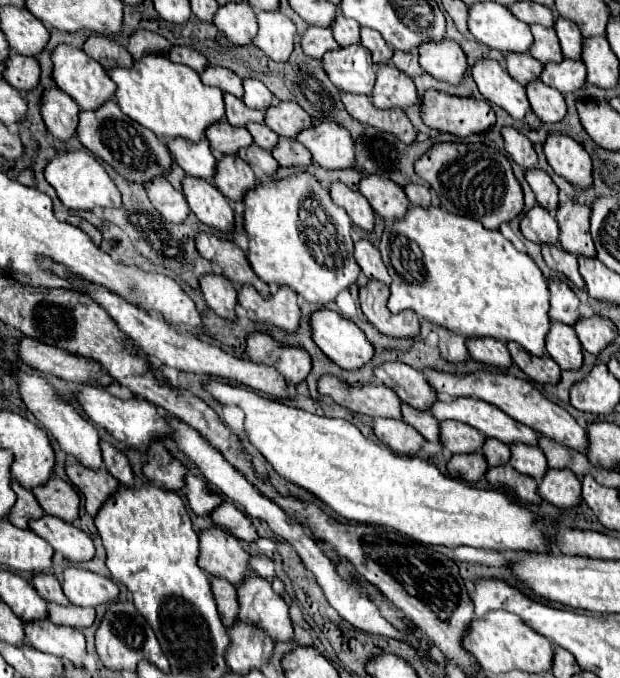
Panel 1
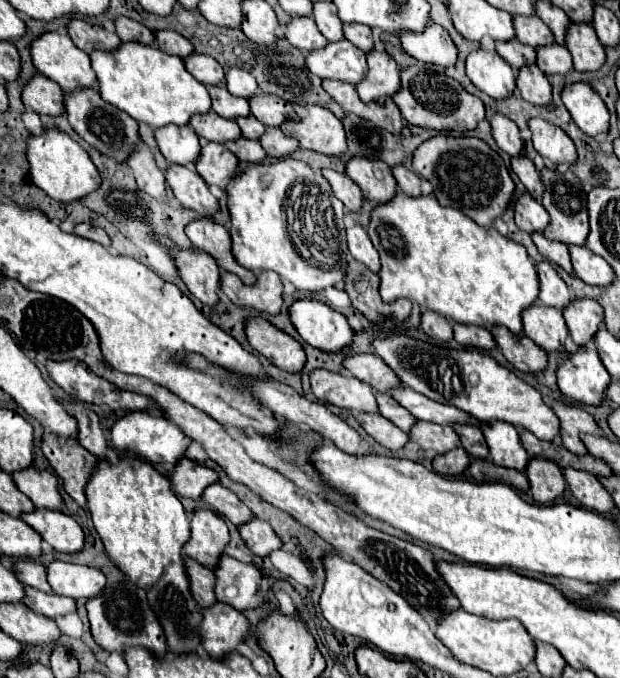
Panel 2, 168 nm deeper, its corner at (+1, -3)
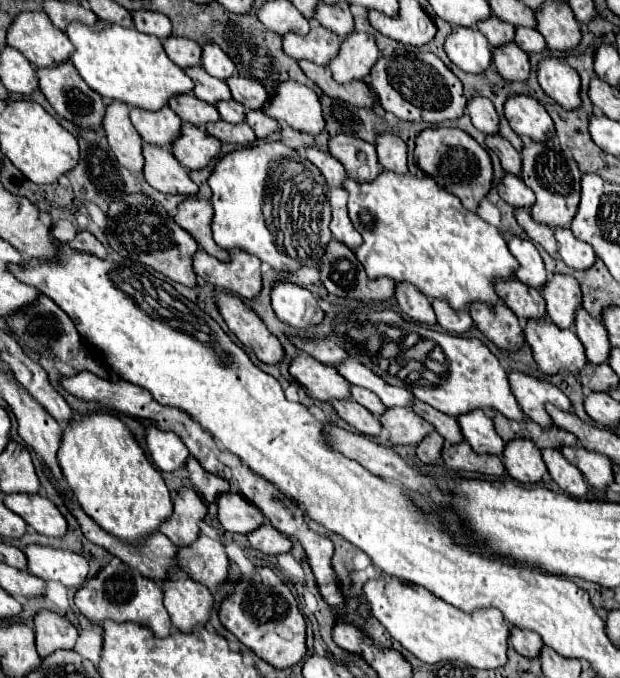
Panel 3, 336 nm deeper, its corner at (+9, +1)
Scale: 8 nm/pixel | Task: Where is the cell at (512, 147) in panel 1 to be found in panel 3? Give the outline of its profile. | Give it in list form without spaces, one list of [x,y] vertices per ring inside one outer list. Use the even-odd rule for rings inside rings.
[[[472,97],[468,101],[468,115],[472,117],[472,125],[486,135],[498,133],[498,115],[490,99]]]

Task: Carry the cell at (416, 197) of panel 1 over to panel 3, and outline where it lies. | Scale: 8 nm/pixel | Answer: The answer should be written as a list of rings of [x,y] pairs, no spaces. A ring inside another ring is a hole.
[[[392,133],[380,135],[380,139],[376,139],[376,151],[378,151],[378,161],[384,169],[400,175],[408,173],[408,167],[406,167],[408,147],[398,135],[392,135]]]

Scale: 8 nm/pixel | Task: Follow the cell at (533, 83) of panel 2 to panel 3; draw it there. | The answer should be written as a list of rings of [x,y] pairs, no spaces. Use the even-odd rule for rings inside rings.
[[[506,43],[492,49],[492,65],[506,81],[526,81],[530,73],[530,61],[516,43]]]

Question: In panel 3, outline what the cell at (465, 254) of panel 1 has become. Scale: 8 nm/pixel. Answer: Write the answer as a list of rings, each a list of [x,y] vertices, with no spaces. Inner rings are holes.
[[[382,171],[380,177],[372,183],[360,183],[352,177],[346,177],[342,187],[348,191],[348,213],[362,235],[362,245],[354,249],[356,257],[364,265],[368,277],[392,277],[396,283],[408,281],[416,285],[426,297],[442,299],[450,303],[452,309],[462,309],[470,301],[496,301],[492,281],[496,277],[512,277],[518,261],[508,251],[508,245],[500,231],[480,219],[476,213],[468,211],[460,199],[452,193],[438,187],[430,177],[414,177],[410,173],[396,175],[392,171]]]

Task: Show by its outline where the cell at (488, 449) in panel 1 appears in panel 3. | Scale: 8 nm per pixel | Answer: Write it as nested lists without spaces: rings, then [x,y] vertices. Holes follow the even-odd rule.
[[[414,399],[412,401],[412,407],[410,407],[416,415],[420,415],[424,421],[432,423],[432,427],[448,441],[448,443],[460,443],[460,427],[458,427],[458,421],[454,417],[448,417],[444,415],[442,411],[436,411],[434,407]]]

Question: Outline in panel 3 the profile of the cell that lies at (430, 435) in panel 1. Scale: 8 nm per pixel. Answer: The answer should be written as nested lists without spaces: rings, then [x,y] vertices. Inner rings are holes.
[[[350,387],[350,395],[352,395],[352,399],[356,403],[360,403],[362,407],[366,407],[374,417],[380,417],[382,411],[386,409],[384,403],[380,403],[380,399],[372,391],[368,391],[364,387]]]

